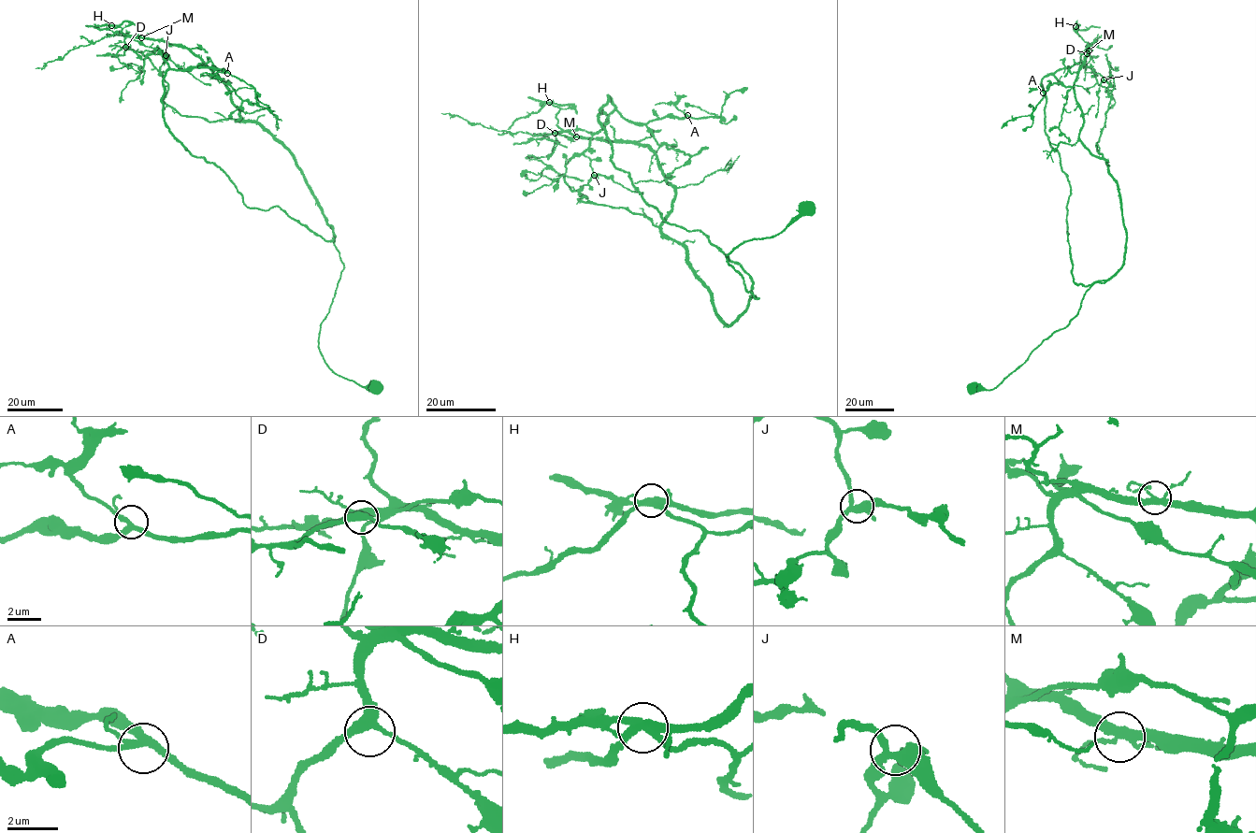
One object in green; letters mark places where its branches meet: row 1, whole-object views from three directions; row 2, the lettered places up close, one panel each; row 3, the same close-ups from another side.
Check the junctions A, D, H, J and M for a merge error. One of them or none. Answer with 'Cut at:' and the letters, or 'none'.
Cut at: H

